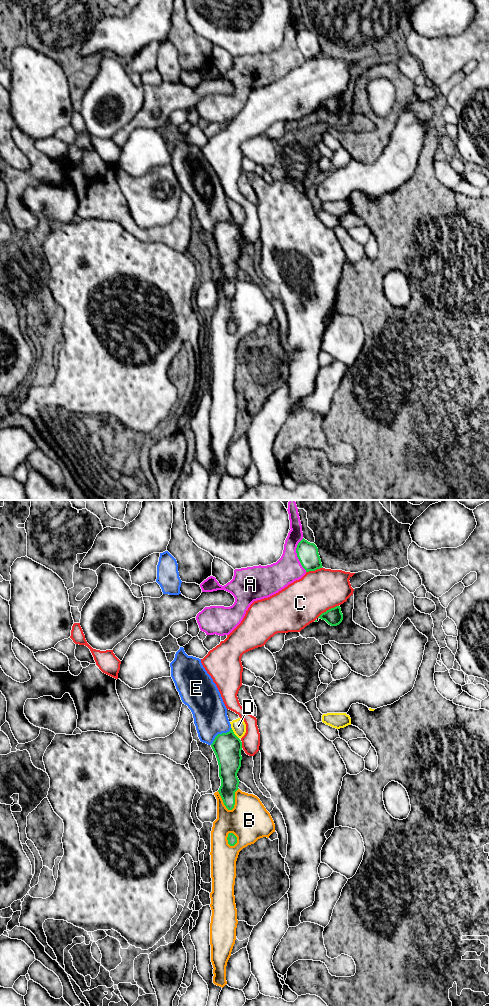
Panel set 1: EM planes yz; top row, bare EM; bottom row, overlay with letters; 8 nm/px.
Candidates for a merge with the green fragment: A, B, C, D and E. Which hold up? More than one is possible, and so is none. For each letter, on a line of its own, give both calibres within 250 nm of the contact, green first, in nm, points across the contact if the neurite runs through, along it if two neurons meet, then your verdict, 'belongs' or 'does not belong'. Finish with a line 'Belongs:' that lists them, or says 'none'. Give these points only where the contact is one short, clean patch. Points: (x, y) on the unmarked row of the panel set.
A: calibres 170 and 220 nm; does not belong
B: calibres 150 and 320 nm; does not belong
C: calibres 140 and 360 nm; does not belong
D: calibres 220 and 120 nm; border yz (231, 215), (238, 226); does not belong
E: calibres 220 and 280 nm; does not belong
Belongs: none

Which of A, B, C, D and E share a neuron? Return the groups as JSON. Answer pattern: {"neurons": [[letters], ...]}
{"neurons": [["A"], ["B"], ["C"], ["D"], ["E"]]}

